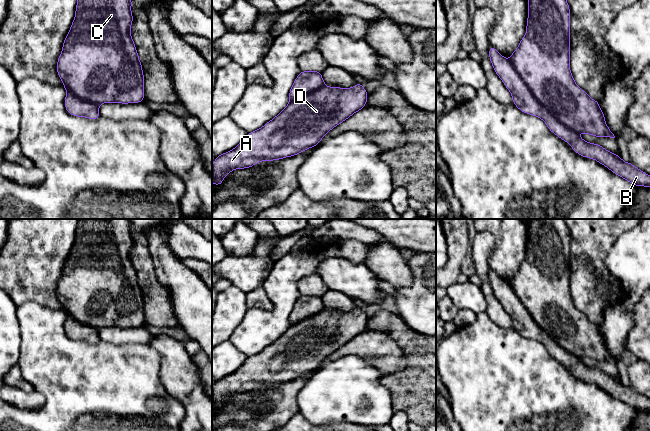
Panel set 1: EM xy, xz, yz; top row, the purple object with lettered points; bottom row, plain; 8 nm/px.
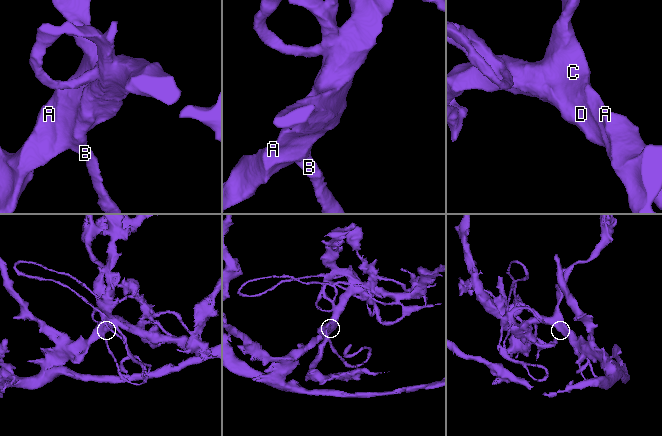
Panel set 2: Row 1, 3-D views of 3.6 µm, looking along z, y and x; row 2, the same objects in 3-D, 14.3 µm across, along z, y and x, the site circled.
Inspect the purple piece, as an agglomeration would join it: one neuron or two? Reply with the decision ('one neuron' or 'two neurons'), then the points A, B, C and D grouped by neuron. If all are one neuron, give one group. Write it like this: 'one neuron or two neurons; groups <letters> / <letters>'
two neurons; groups A C D / B

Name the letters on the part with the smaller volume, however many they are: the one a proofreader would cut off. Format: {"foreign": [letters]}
{"foreign": ["B"]}

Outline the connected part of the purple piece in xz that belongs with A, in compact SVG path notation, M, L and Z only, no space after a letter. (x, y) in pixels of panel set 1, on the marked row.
M361 83L351 88L329 87L306 94L246 137L232 150L218 155L212 165L212 183L219 186L235 169L261 161L293 157L314 148L337 125L366 106L368 93Z

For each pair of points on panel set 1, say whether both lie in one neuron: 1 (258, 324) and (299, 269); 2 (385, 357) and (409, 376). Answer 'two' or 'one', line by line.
1: one
2: two

